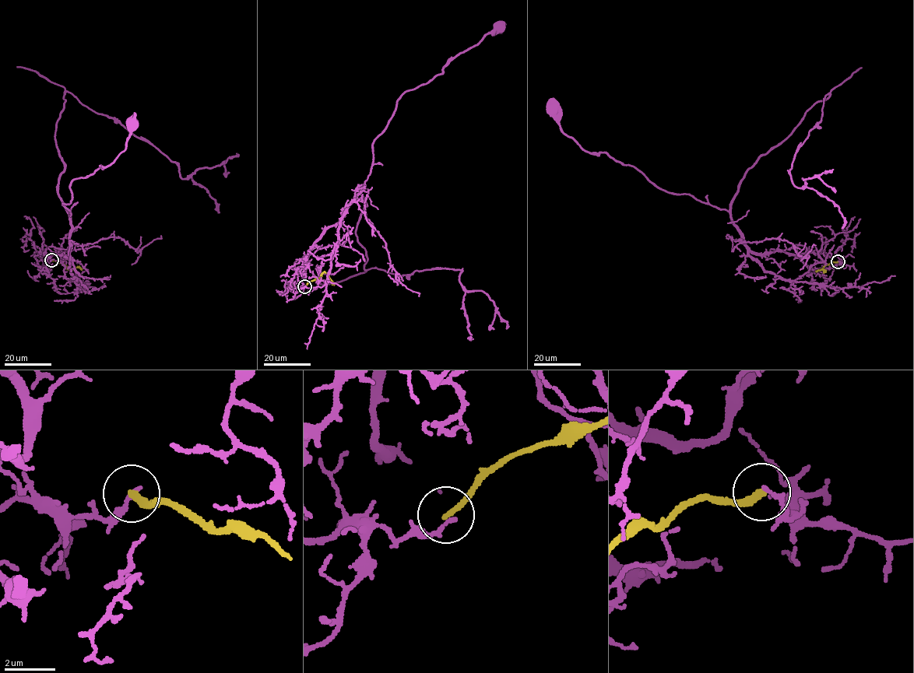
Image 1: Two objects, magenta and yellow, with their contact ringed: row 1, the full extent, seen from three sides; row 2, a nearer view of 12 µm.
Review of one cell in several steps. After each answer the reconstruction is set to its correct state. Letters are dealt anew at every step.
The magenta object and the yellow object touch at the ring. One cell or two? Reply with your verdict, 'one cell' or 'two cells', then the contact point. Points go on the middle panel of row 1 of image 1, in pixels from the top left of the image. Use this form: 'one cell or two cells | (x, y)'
two cells | (304, 286)

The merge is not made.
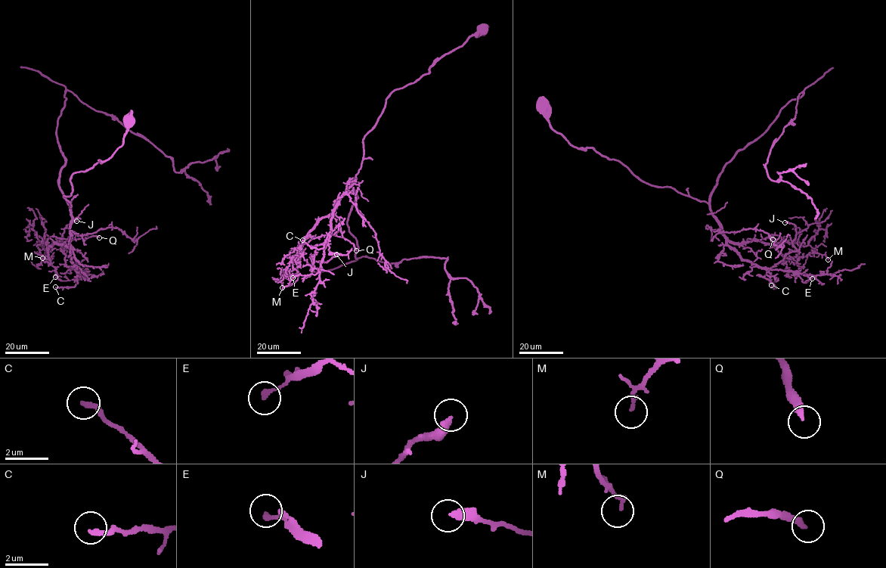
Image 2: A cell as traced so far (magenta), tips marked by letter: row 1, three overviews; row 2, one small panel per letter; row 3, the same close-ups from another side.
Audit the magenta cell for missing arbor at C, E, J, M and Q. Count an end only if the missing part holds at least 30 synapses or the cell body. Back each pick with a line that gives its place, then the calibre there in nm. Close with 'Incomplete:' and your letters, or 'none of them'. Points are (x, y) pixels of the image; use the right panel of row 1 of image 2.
Incomplete: none of them

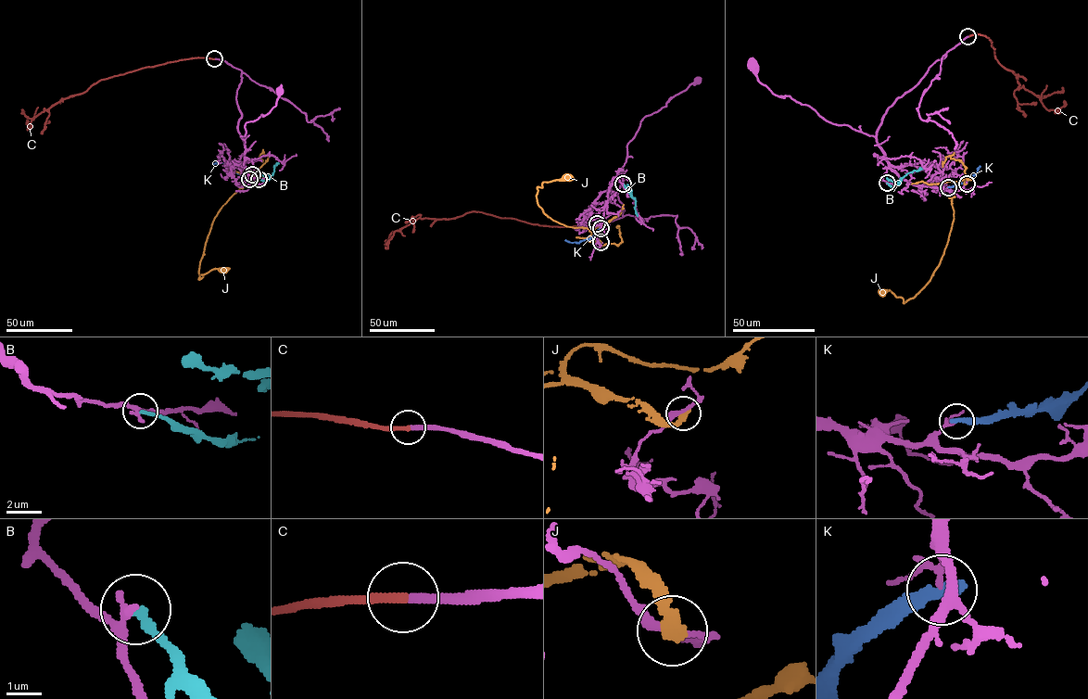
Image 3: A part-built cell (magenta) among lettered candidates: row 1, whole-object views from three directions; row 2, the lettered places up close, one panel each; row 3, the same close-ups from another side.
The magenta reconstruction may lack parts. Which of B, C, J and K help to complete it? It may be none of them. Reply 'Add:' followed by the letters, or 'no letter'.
Add: C

